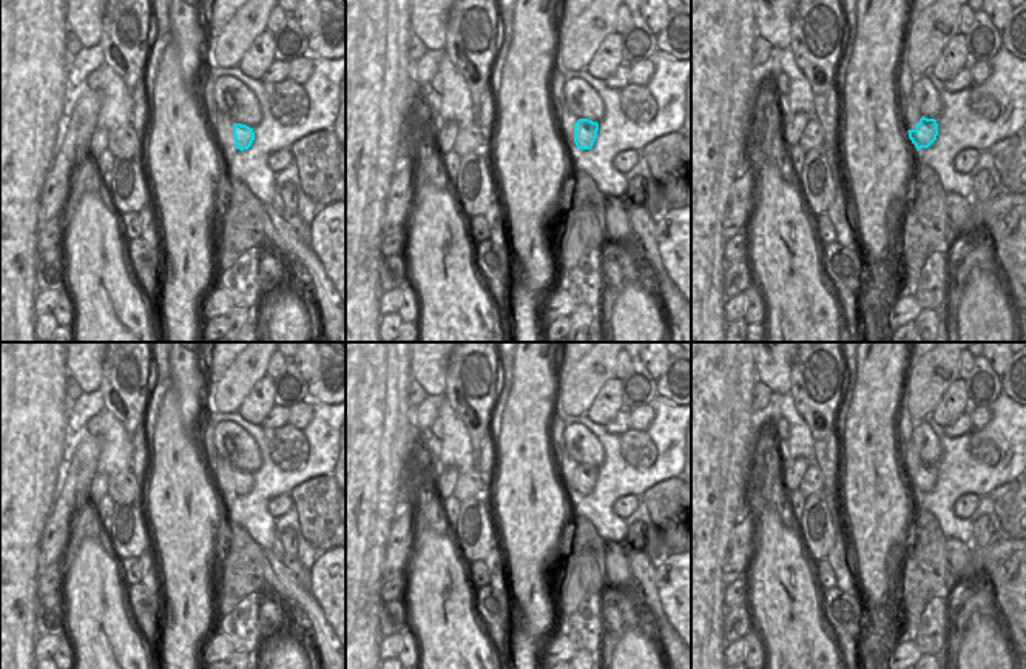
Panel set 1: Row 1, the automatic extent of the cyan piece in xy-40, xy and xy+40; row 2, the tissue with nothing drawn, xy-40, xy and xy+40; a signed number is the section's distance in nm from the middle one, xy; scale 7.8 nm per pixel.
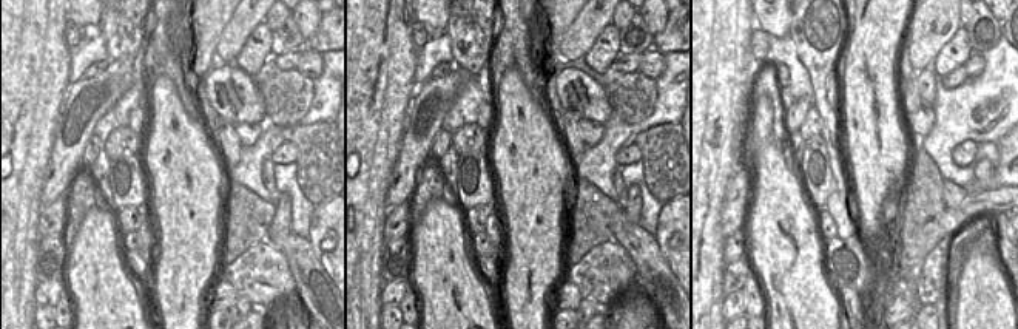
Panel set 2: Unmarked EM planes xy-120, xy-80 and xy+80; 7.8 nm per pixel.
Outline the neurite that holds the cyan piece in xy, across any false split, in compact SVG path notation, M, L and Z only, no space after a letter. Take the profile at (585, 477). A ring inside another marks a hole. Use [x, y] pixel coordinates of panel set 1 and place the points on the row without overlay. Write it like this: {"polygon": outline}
{"polygon": "M579 464L574 469L574 489L577 495L591 495L597 484L599 469L589 464Z"}

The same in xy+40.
{"polygon": "M923 461L915 473L907 478L916 496L921 493L929 493L937 486L938 469L935 464L927 464Z"}

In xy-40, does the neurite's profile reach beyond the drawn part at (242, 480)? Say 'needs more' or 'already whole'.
already whole

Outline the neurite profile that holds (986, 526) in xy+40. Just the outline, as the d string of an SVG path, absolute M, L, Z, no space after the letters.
M989 495L980 496L980 503L970 519L974 521L974 543L978 547L984 547L1001 536L1000 519L995 515Z

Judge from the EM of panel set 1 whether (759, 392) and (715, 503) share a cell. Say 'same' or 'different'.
different

